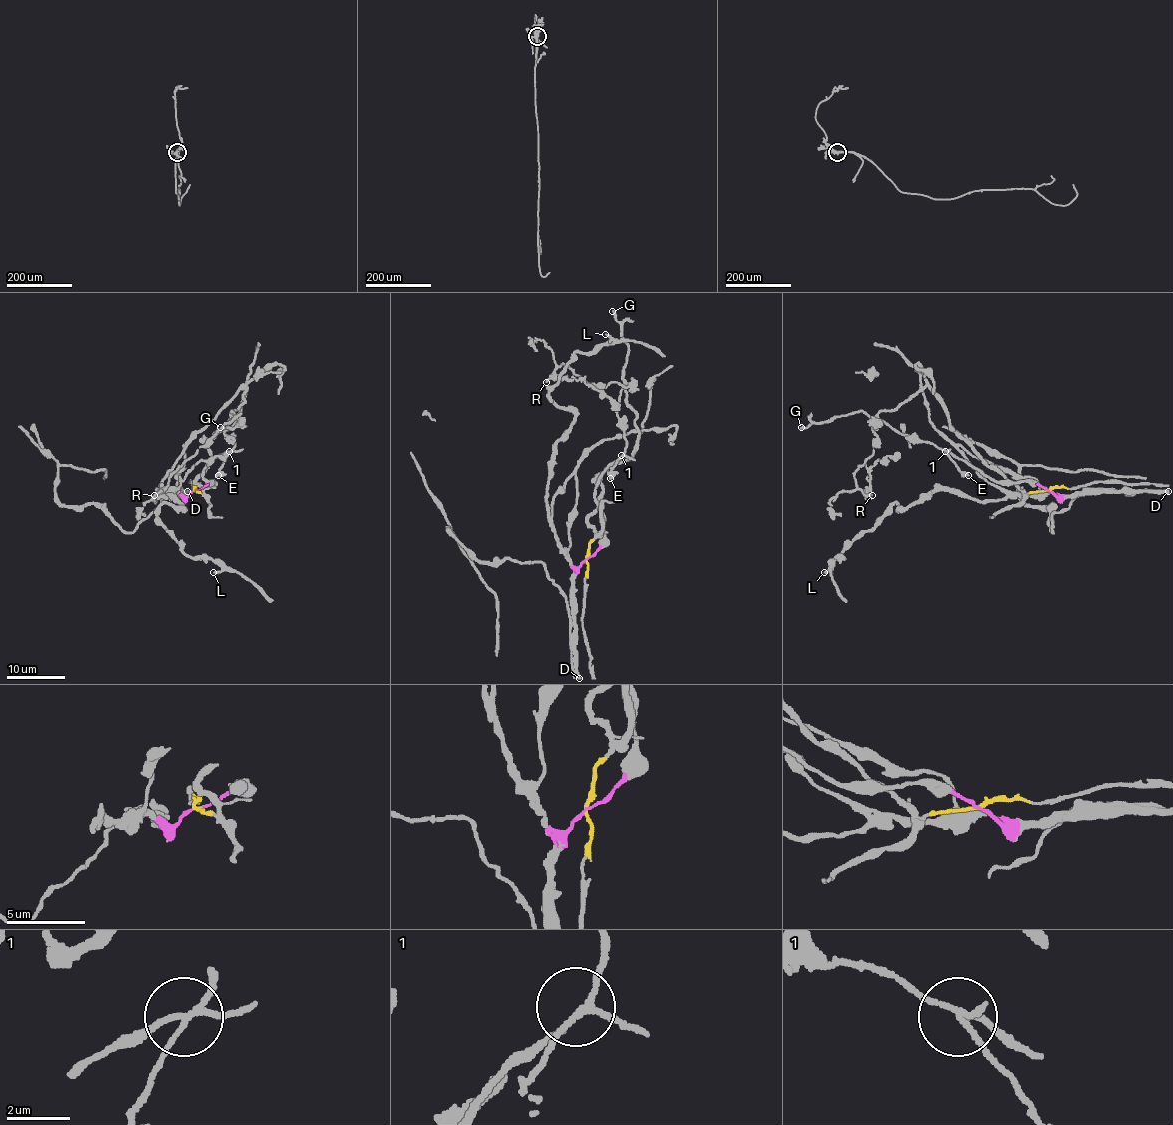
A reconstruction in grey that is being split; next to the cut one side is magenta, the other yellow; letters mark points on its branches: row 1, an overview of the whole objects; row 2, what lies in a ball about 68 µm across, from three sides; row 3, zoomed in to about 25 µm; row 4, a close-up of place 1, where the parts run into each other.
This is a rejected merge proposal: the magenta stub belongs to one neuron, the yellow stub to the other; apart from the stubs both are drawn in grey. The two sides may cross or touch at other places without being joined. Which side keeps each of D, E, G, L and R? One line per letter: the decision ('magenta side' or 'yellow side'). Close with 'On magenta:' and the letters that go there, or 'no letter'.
D: magenta side
E: yellow side
G: yellow side
L: magenta side
R: yellow side
On magenta: D, L

